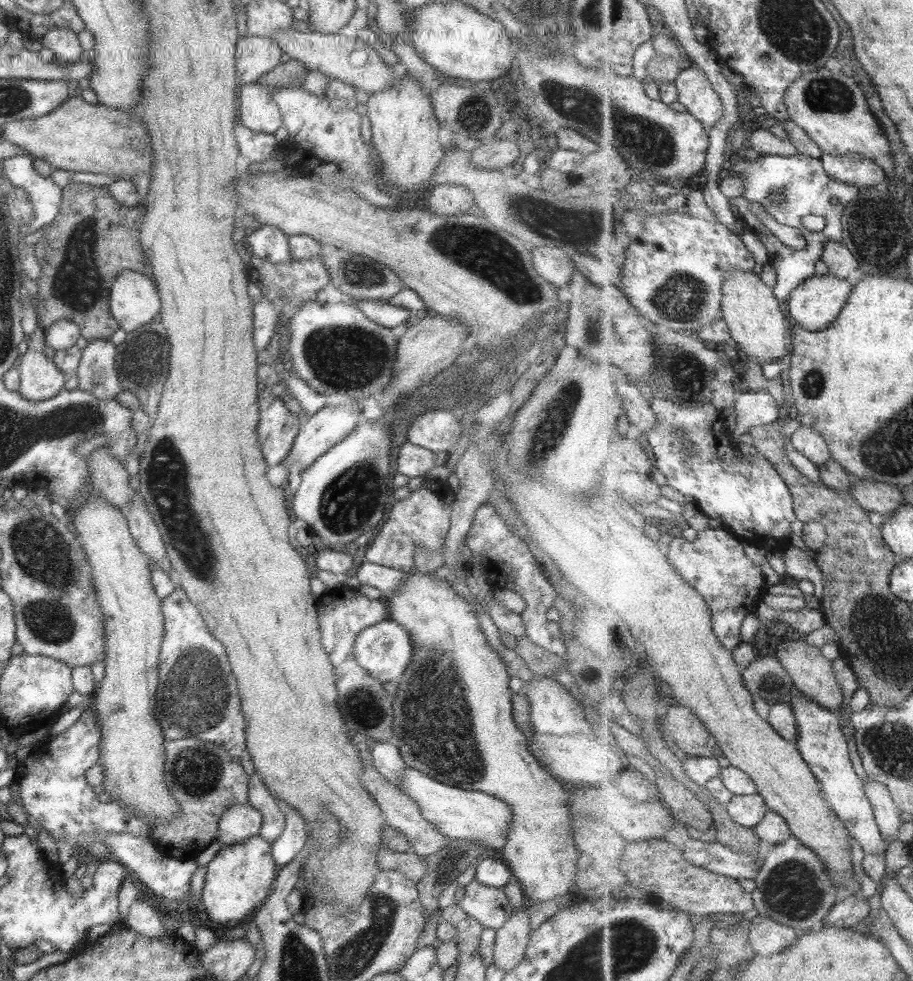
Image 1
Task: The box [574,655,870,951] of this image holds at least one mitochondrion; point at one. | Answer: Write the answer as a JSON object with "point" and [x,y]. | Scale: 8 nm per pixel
{"point":[793,888]}

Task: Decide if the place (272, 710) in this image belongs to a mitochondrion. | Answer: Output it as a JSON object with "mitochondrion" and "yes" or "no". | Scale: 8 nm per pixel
{"mitochondrion":"no"}

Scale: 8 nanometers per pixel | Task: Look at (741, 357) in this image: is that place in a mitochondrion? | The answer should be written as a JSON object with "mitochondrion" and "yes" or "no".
{"mitochondrion":"no"}

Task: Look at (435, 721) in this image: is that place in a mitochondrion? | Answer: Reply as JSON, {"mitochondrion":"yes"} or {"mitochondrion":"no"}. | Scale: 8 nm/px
{"mitochondrion":"yes"}

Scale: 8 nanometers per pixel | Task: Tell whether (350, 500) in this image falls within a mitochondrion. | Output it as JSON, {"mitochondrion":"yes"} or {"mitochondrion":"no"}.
{"mitochondrion":"yes"}

